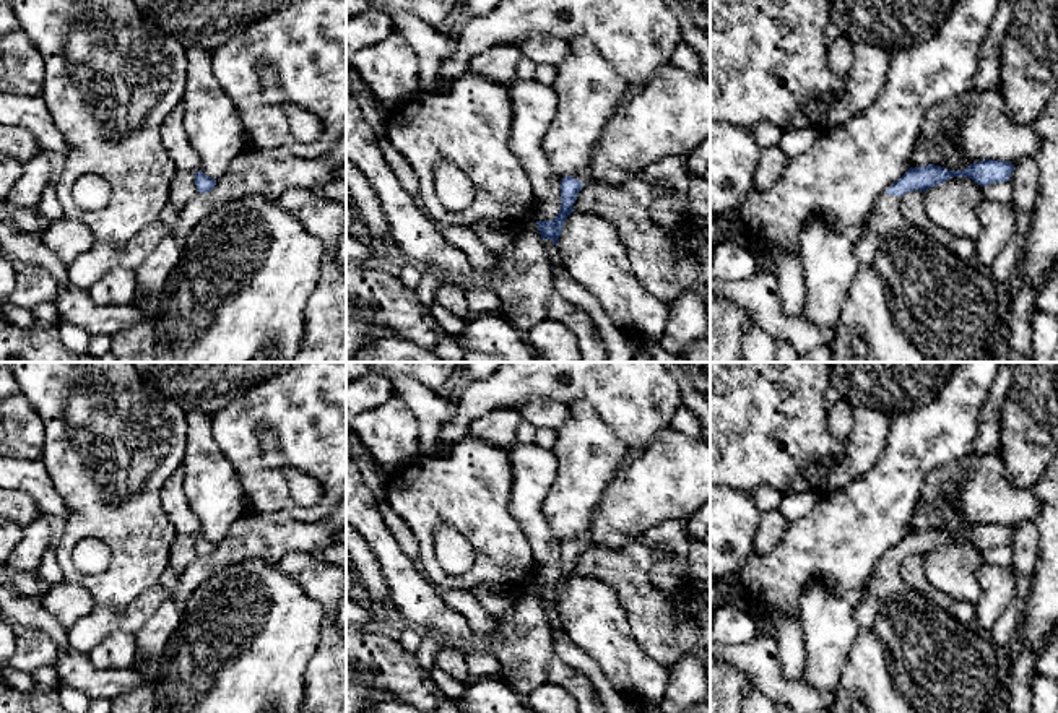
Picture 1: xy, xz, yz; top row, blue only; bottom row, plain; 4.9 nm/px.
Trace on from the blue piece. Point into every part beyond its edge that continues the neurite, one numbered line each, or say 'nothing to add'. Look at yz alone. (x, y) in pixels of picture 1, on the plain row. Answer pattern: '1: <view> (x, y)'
1: yz (910, 656)

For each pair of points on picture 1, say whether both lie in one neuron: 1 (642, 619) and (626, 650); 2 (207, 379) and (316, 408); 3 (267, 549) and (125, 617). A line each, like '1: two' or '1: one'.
1: two
2: two
3: one

